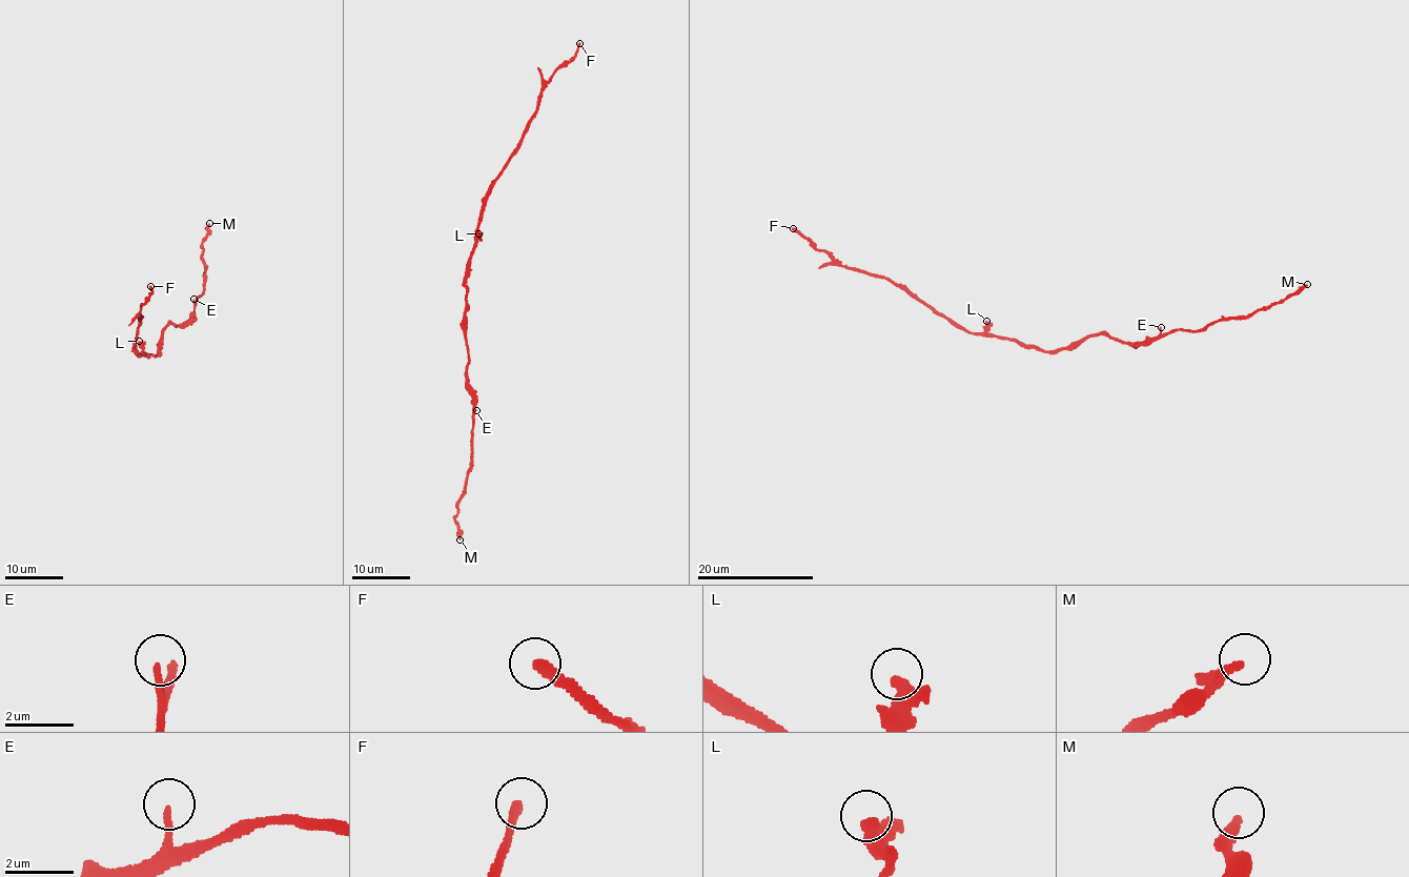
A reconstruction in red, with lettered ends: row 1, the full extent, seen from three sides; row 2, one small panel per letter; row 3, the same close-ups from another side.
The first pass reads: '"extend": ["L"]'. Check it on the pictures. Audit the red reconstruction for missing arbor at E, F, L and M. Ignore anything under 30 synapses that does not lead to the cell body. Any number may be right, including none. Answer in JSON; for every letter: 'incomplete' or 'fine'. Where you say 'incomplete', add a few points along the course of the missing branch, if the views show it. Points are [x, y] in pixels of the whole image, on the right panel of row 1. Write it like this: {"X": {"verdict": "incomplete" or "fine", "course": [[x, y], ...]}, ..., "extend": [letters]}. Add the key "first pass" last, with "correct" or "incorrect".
{"E": {"verdict": "fine"}, "F": {"verdict": "fine"}, "L": {"verdict": "fine"}, "M": {"verdict": "fine"}, "extend": [], "first pass": "incorrect"}

